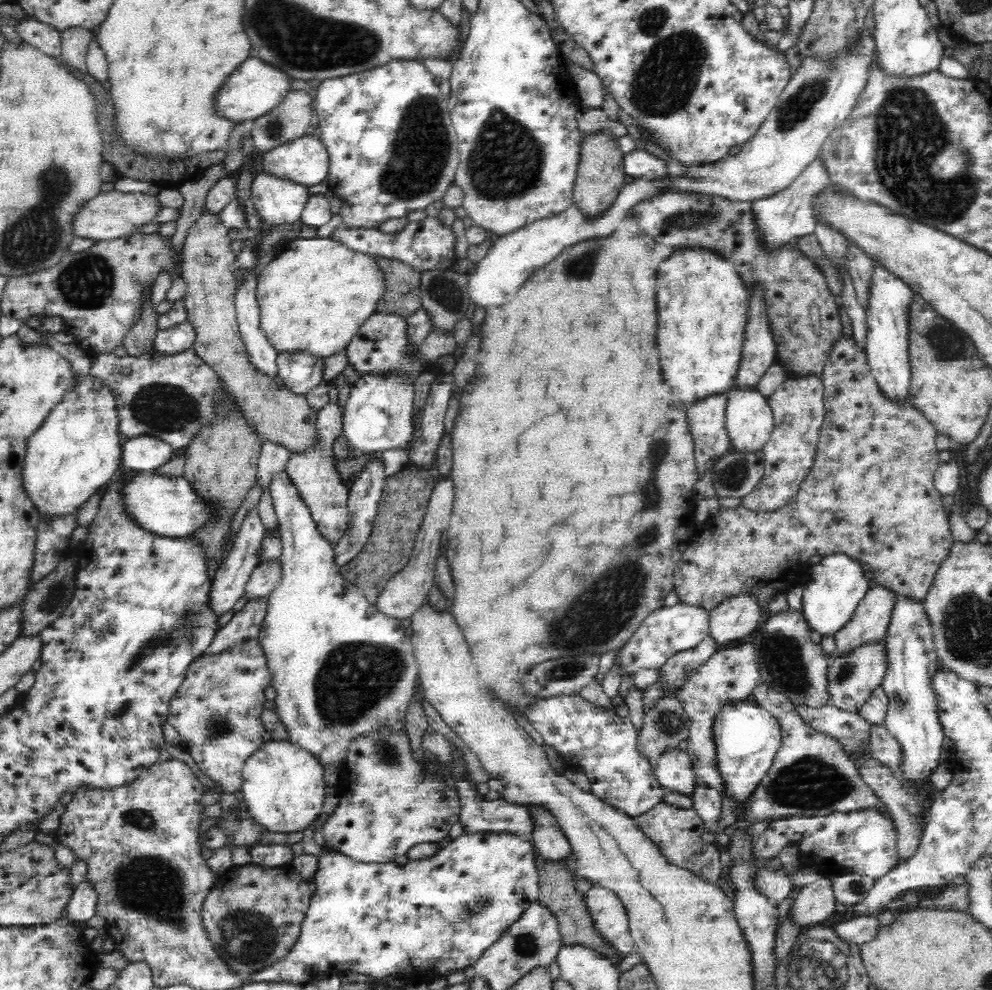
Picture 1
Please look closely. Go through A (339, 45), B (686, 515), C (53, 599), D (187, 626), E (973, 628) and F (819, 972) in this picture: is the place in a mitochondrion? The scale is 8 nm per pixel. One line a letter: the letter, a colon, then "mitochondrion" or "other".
A: mitochondrion
B: mitochondrion
C: mitochondrion
D: mitochondrion
E: mitochondrion
F: mitochondrion

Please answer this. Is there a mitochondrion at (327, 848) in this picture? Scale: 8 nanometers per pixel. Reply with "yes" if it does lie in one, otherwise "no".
no

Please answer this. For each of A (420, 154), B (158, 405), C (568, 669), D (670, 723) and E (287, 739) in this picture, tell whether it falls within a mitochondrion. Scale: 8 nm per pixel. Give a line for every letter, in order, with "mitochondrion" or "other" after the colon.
A: mitochondrion
B: mitochondrion
C: mitochondrion
D: mitochondrion
E: other

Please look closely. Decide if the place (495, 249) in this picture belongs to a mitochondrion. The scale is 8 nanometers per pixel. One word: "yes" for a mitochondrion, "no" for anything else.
no

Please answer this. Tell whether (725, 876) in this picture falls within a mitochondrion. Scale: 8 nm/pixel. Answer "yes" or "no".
no

